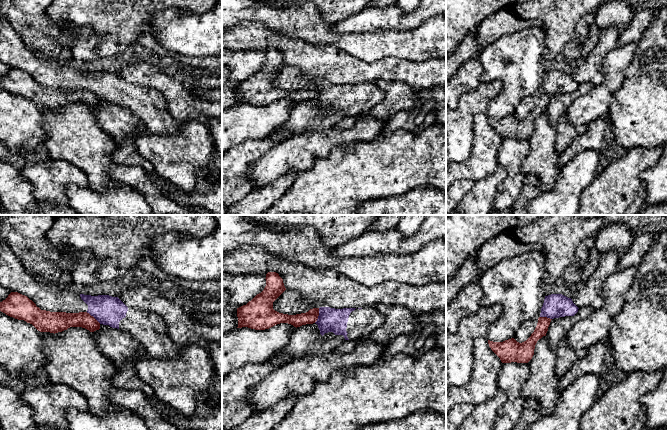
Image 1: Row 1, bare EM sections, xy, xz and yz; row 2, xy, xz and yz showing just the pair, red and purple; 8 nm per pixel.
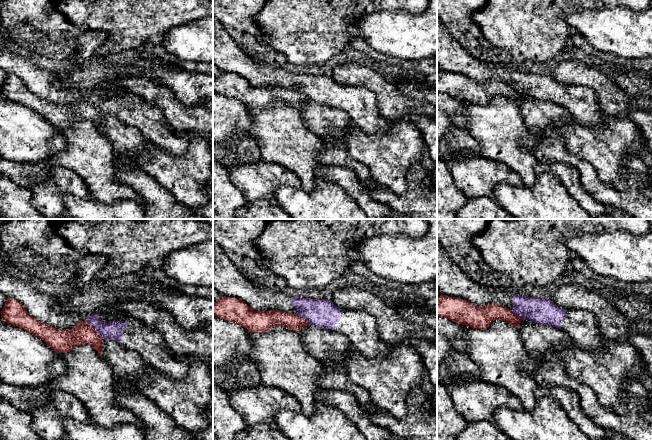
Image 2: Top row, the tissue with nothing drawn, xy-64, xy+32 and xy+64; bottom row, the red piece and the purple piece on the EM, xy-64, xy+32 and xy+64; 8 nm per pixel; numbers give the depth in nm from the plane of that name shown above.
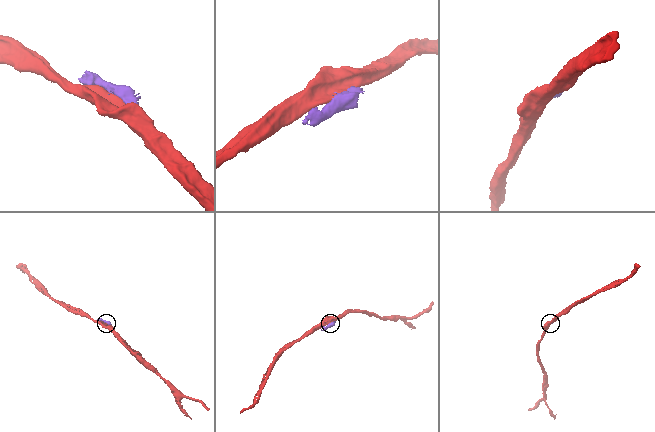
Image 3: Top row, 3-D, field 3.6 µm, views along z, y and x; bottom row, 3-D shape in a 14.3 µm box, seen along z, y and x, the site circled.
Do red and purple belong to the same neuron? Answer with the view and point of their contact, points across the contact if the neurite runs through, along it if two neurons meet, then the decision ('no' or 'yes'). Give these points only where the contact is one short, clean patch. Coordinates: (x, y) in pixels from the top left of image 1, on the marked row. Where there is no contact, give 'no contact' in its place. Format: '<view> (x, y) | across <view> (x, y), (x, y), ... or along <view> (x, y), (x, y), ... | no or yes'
xz (318, 315) | along xz (319, 308), (319, 314), (314, 322) | no

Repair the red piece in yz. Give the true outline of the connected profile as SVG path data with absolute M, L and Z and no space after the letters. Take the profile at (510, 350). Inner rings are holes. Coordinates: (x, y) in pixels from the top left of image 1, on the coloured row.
M539 317L534 332L522 343L517 342L514 338L503 342L488 340L489 347L500 358L502 363L528 363L534 355L537 341L546 336L551 320L547 317Z

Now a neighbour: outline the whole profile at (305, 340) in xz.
M316 323L306 324L295 328L286 346L275 355L286 355L287 361L308 355L323 355L333 351L344 341L343 335L328 332L322 336Z

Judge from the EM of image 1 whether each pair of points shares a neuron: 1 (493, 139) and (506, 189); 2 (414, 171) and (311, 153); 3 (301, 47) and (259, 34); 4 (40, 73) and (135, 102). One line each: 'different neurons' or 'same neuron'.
1: different neurons
2: different neurons
3: same neuron
4: same neuron

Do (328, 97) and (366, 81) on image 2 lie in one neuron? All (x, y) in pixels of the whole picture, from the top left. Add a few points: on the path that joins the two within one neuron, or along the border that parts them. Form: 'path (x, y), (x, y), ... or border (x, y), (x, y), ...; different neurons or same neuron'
border (332, 77), (342, 85), (365, 87), (375, 97); different neurons

